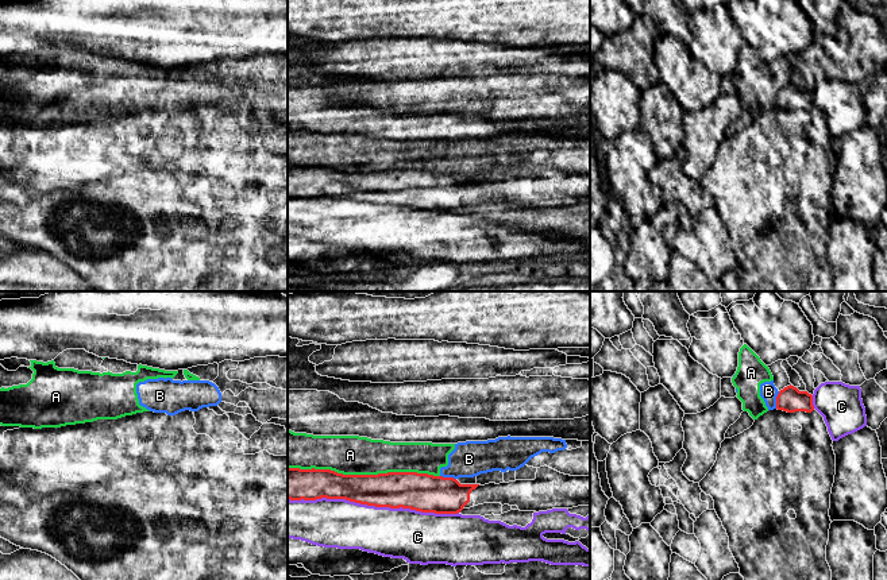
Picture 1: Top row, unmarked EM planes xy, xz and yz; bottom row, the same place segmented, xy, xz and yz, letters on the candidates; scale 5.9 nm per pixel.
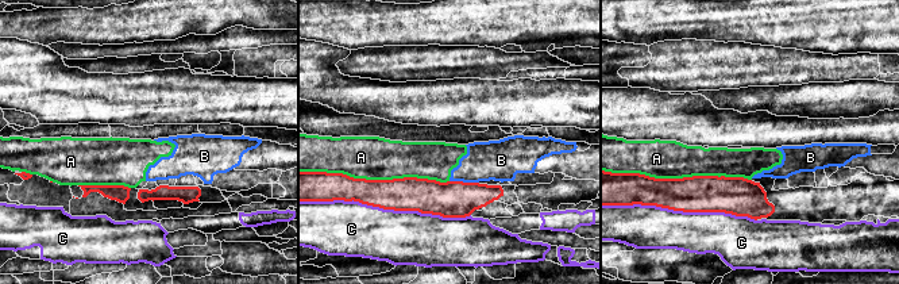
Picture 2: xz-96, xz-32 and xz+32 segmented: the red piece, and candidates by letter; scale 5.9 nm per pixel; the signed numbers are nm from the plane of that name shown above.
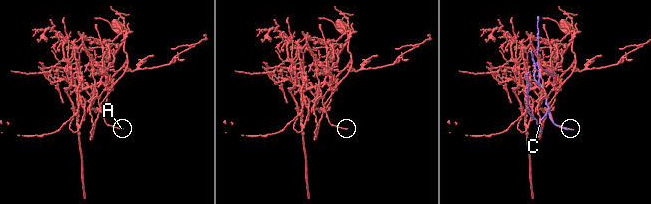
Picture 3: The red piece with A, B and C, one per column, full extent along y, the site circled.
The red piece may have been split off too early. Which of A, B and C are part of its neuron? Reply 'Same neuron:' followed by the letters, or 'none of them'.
Same neuron: none of them

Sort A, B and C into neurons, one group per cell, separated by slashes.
A B / C

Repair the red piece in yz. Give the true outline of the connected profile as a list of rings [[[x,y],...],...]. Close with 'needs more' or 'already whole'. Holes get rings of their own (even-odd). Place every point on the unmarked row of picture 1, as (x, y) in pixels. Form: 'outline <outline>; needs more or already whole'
outline [[[790,82],[779,89],[776,94],[776,107],[787,111],[811,111],[814,108],[813,93],[807,89],[799,89],[797,85]]]; already whole

